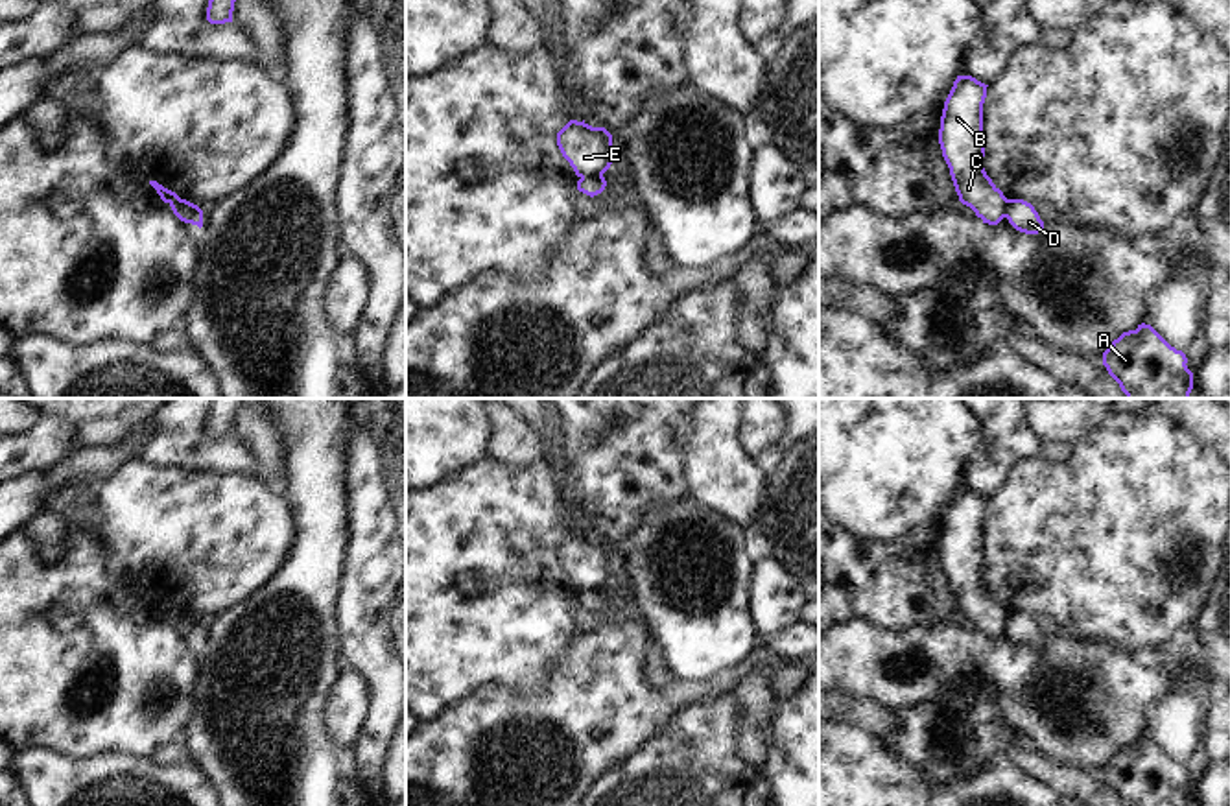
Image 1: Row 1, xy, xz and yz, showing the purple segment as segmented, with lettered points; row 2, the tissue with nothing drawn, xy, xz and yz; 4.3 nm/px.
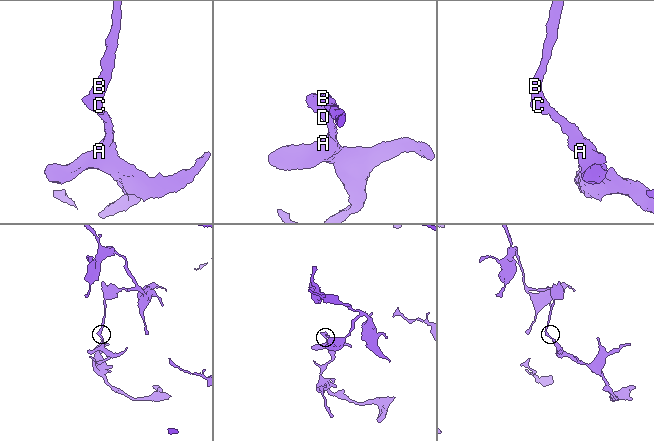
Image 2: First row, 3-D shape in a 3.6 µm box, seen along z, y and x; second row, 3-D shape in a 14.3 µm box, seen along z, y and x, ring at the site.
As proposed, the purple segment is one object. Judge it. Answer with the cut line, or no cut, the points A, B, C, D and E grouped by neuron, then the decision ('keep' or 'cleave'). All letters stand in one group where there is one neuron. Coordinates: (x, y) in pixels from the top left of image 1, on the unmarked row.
cut xz (602, 587), (581, 591); groups A D / B C E; cleave

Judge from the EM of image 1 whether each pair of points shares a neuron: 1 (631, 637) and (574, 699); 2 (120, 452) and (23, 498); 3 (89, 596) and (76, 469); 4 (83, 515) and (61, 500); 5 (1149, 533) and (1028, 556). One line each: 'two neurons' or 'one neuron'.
1: one neuron
2: one neuron
3: two neurons
4: one neuron
5: one neuron

